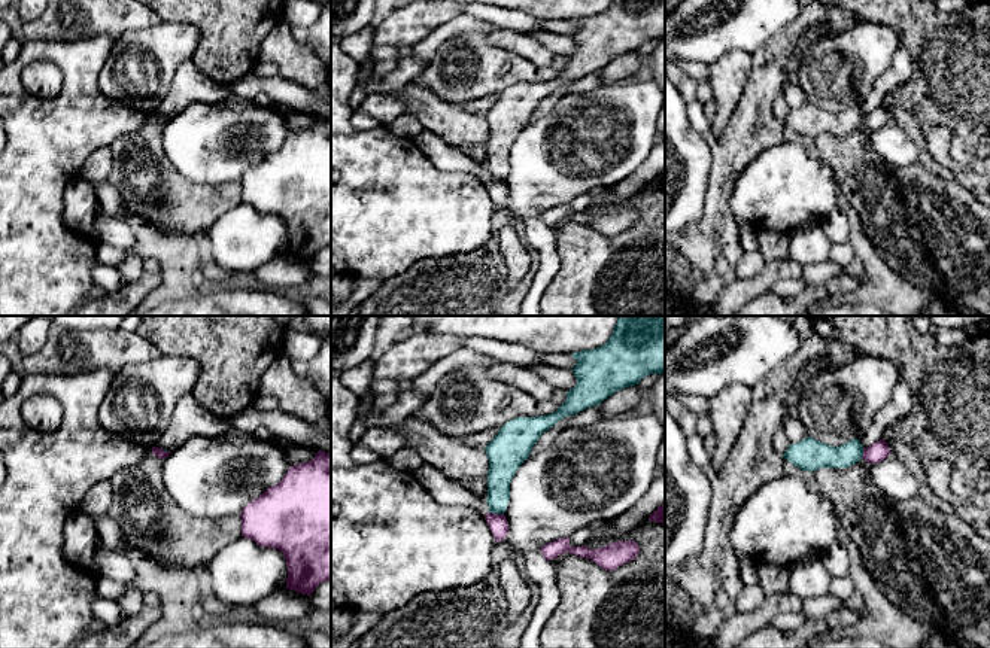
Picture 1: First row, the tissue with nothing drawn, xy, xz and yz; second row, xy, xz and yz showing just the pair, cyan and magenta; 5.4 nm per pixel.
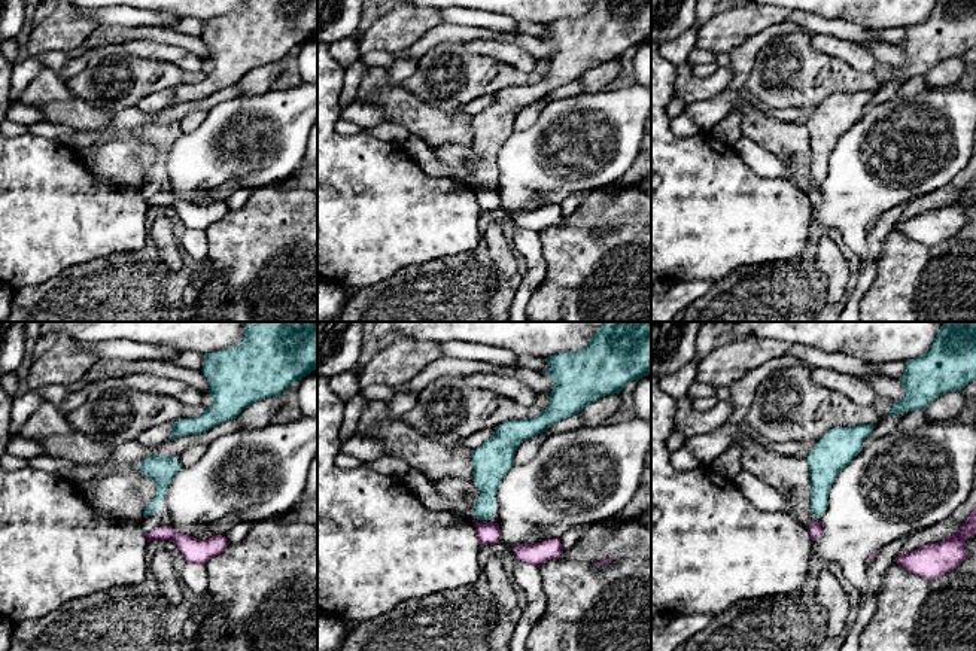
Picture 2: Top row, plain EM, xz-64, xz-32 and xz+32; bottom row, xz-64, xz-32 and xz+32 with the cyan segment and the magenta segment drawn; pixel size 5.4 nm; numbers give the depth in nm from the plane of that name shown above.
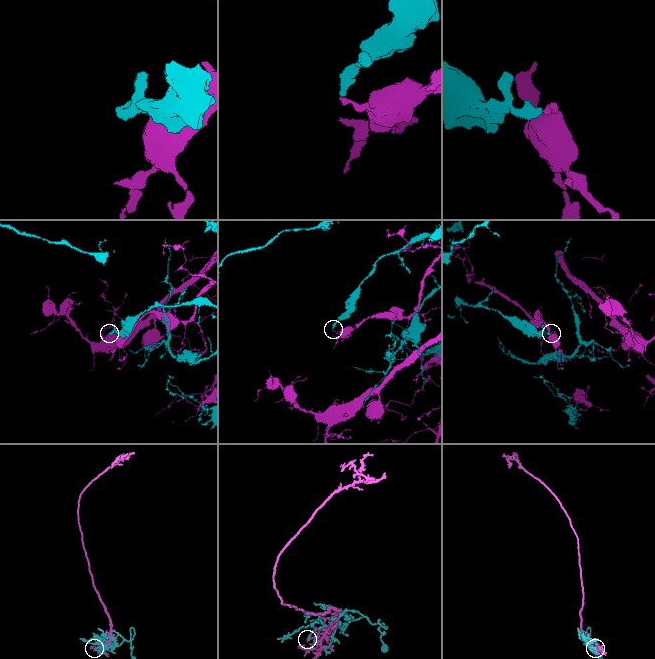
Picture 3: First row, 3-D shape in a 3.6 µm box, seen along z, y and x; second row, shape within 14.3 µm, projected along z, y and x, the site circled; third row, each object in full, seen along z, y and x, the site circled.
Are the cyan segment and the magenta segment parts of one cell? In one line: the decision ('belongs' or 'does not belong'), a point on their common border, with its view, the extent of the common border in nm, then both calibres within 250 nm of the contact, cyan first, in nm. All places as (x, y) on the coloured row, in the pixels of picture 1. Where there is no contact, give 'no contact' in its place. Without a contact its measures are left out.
does not belong | xz (497, 513) | 80 nm | 140/100 nm

